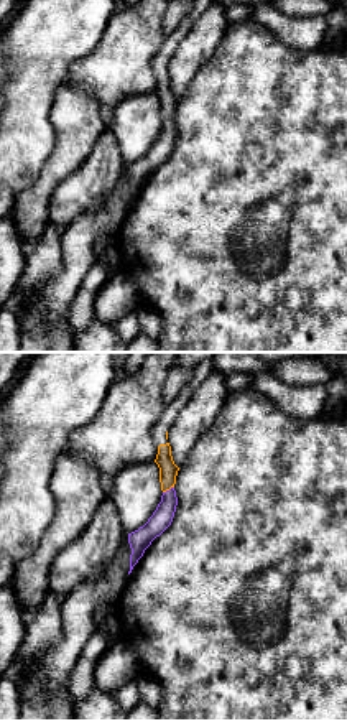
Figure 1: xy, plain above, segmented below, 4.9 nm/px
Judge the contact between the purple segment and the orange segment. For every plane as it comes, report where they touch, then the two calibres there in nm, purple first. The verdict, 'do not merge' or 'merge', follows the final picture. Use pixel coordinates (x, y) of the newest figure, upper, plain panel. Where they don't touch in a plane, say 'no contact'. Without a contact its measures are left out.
contact (170, 120); calibres 100 and 90 nm

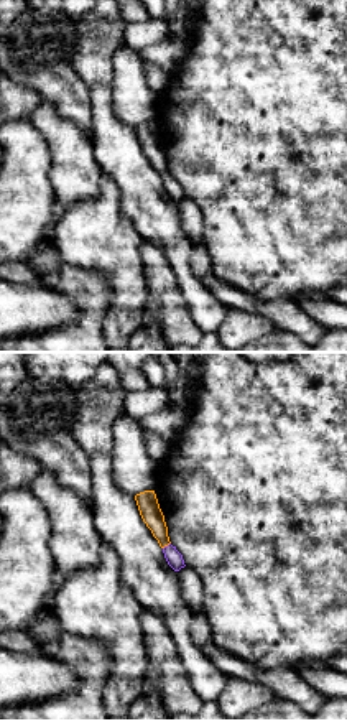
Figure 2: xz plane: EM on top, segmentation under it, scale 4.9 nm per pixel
contact (168, 176); calibres 80 and 100 nm

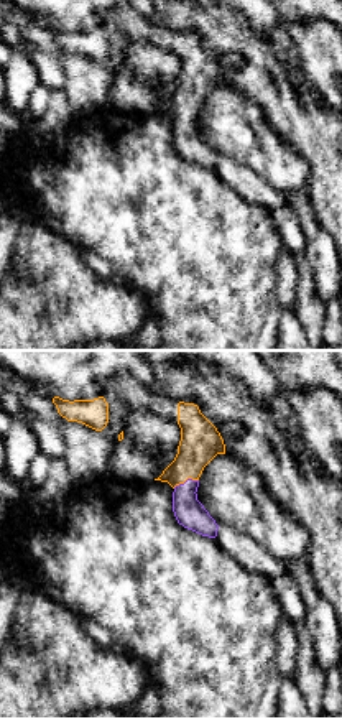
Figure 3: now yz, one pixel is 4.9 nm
contact (184, 114); calibres 150 and 200 nm

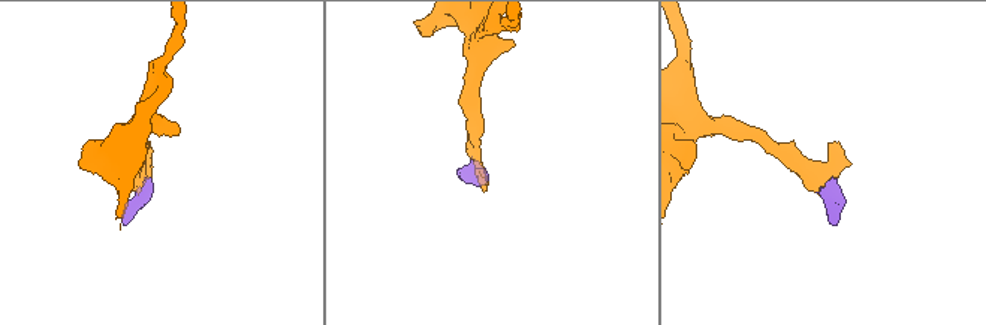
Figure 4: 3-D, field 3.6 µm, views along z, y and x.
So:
merge

